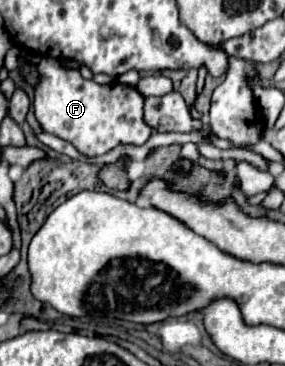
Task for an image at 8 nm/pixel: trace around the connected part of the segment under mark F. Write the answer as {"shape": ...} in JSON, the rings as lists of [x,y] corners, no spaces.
{"shape":[[[42,58],[38,62],[40,70],[40,84],[34,88],[34,110],[36,110],[36,120],[40,122],[42,130],[48,134],[54,134],[66,142],[70,142],[78,152],[84,156],[104,156],[116,146],[142,146],[148,142],[148,138],[154,134],[154,128],[146,124],[142,116],[142,108],[146,98],[132,86],[126,84],[96,84],[94,80],[84,80],[78,70],[68,70],[64,68],[56,58]]]}

